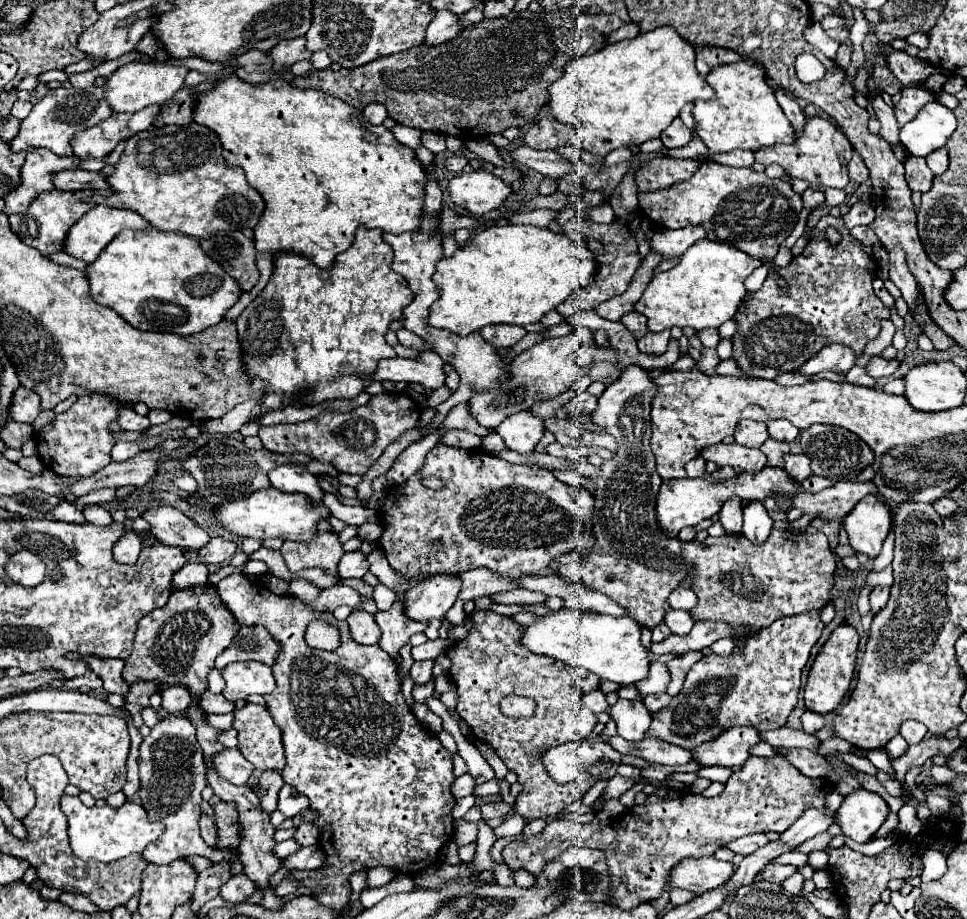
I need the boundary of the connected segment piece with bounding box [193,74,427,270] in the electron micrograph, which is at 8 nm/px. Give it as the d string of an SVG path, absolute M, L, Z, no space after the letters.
M231 74L217 82L211 92L199 96L193 120L219 134L225 162L243 168L247 182L263 194L265 214L255 226L253 238L261 254L269 252L277 256L283 250L295 252L327 270L335 264L337 254L353 242L359 226L393 234L415 232L421 226L427 174L415 150L397 142L393 132L383 124L373 126L359 110L345 106L337 98L329 98L329 94L299 90L285 80L253 86L237 78L237 74Z

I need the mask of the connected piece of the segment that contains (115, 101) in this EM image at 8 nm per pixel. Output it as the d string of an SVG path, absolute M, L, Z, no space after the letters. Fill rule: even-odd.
M141 62L121 66L105 82L107 102L113 106L115 112L137 112L151 104L165 104L181 88L187 72L189 70L185 66L157 66L157 64L141 64Z

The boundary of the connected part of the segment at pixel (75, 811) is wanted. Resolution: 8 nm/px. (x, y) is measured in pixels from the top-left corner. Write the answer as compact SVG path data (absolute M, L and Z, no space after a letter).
M63 796L61 808L69 820L69 844L71 850L75 852L77 858L81 860L99 860L99 862L113 862L119 858L125 858L133 852L141 852L147 844L155 842L165 826L161 824L151 824L147 818L147 812L143 806L135 802L125 802L121 808L111 808L111 806L83 806L77 796Z

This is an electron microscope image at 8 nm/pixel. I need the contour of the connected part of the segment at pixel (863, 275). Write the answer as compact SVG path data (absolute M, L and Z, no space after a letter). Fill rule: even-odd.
M823 216L817 224L815 236L809 240L803 254L795 256L789 266L785 266L777 272L771 270L767 280L763 282L761 290L755 294L749 292L741 310L737 312L735 320L739 322L739 328L733 336L733 358L739 362L739 368L743 372L747 372L749 376L773 380L775 376L779 376L783 372L795 370L807 358L817 354L817 350L821 350L825 344L833 344L833 342L847 344L857 356L861 356L865 352L867 342L877 338L877 334L881 330L879 320L889 318L889 308L883 306L883 302L875 296L873 286L871 286L873 280L877 278L877 270L879 270L877 260L865 252L863 244L857 242L849 234L849 230L843 226L843 222L833 216ZM829 226L835 226L839 230L839 234L841 234L839 244L831 244L823 236L823 230L827 230ZM777 276L785 278L787 292L783 292L779 288Z

